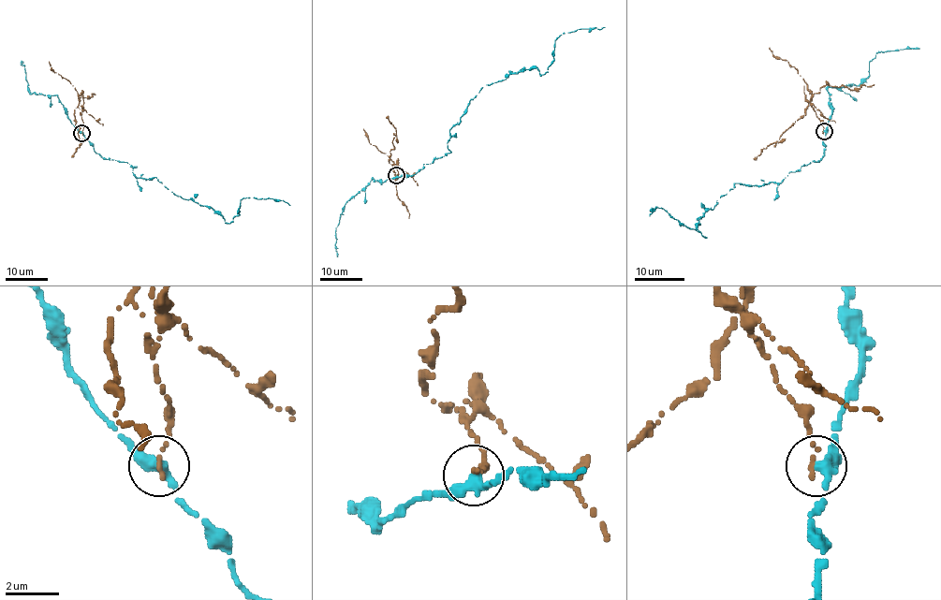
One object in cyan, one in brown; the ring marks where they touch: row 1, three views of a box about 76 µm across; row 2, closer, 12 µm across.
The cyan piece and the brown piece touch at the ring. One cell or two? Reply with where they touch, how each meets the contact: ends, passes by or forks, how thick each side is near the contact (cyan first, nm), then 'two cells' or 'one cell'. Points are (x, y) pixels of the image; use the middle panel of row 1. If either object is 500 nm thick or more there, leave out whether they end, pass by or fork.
place (396, 175); calibres 500 and 190 nm; two cells

